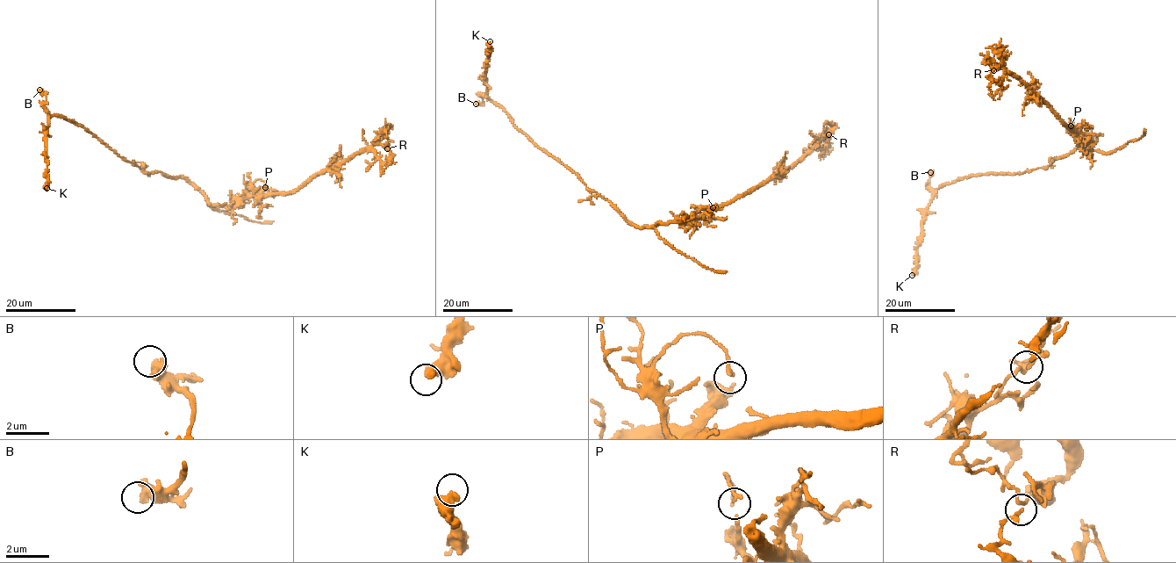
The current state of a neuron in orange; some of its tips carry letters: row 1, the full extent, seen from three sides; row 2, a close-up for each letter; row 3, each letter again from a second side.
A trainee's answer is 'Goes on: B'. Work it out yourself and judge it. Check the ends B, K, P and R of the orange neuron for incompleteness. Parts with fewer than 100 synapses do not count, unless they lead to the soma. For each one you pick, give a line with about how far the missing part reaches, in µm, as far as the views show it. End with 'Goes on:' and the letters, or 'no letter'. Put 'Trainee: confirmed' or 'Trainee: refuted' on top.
Trainee: refuted
Goes on: no letter

